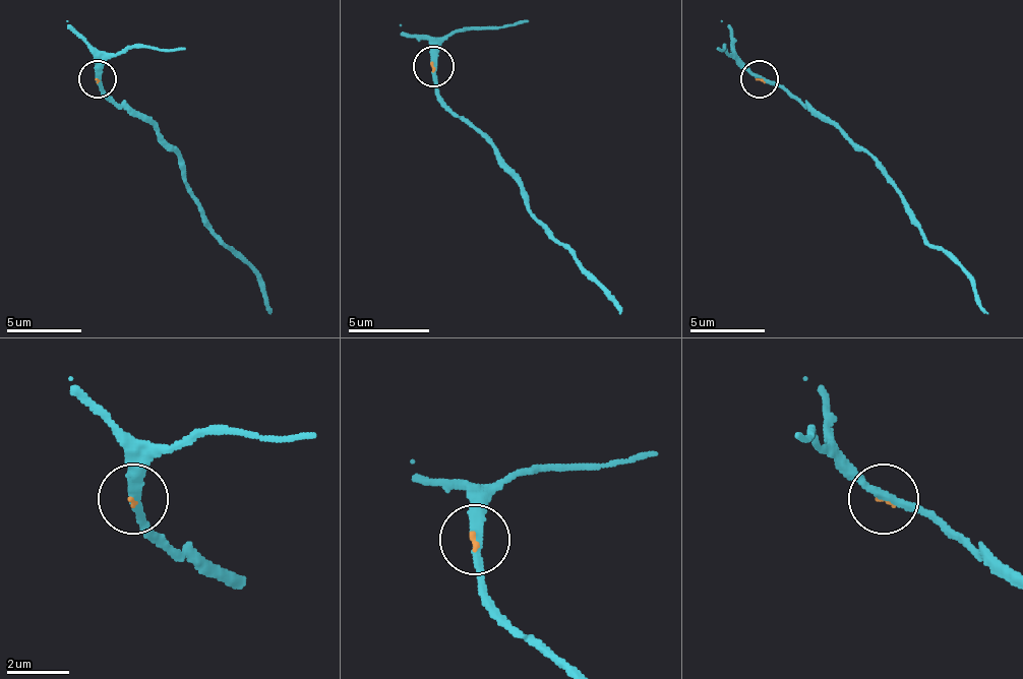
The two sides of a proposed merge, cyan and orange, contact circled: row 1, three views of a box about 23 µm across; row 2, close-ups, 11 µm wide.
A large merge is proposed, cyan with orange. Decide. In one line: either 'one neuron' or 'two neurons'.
one neuron

